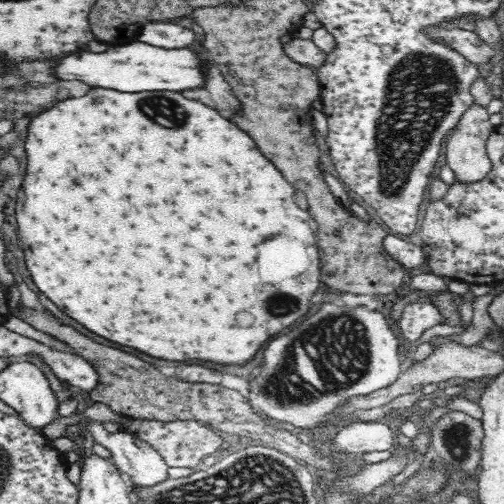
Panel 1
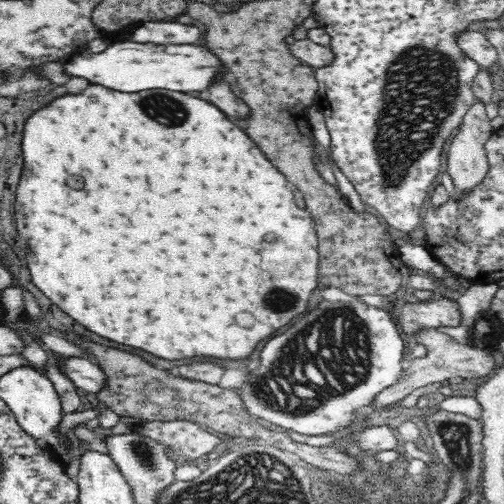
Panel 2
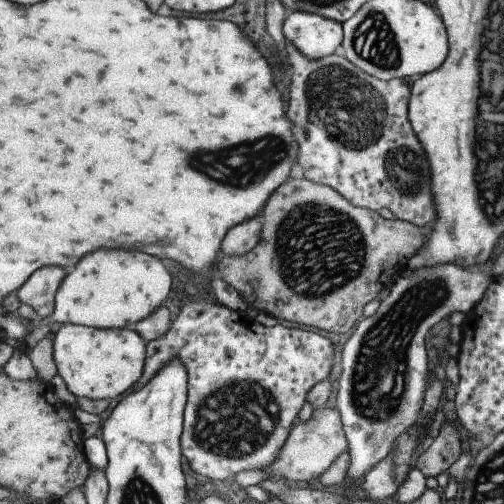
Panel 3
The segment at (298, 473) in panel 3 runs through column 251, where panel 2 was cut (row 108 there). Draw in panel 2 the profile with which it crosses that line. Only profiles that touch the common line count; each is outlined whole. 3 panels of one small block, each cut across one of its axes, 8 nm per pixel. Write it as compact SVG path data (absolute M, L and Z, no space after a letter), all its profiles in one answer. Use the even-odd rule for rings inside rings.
M476 100L476 104L464 116L464 122L460 124L460 132L456 134L456 138L452 140L452 144L448 148L448 166L446 166L446 172L450 174L452 184L456 186L456 192L462 194L462 198L466 198L468 194L472 194L472 190L476 190L476 186L480 186L484 182L484 178L486 178L488 160L486 160L484 144L486 144L486 140L494 132L496 130L490 126L490 118L486 116L486 104L480 102L480 100Z

